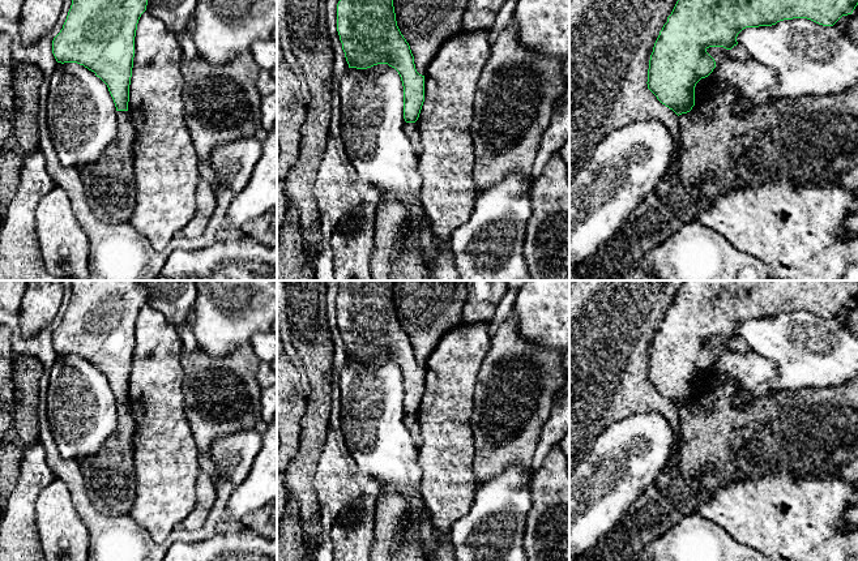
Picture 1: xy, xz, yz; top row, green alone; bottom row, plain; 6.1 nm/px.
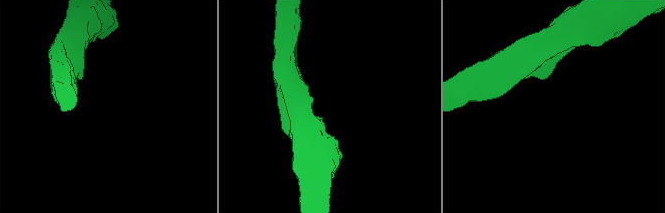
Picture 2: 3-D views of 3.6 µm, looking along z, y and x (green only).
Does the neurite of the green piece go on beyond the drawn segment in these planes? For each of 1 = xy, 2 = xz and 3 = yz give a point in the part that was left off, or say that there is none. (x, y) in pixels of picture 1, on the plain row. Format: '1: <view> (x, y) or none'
1: none
2: none
3: none

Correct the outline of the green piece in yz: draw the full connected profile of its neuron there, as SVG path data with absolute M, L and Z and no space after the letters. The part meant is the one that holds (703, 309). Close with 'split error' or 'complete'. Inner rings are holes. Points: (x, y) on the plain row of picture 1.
M686 280L683 287L676 294L667 314L663 317L659 327L654 335L653 344L649 352L648 361L648 381L657 389L657 391L673 402L678 408L687 406L695 398L695 378L701 372L708 369L716 360L714 351L707 344L709 339L723 339L731 342L738 337L737 329L746 320L772 318L784 312L807 311L823 318L833 318L842 308L851 307L858 297L858 280Z; complete

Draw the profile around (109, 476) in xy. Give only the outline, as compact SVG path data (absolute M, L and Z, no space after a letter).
M128 403L116 404L118 424L103 447L80 461L80 471L91 504L103 514L131 513L136 497L135 419Z

